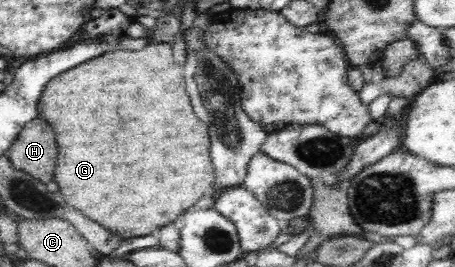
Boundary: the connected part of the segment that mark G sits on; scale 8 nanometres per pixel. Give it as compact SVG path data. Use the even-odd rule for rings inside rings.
M152 42L140 51L116 49L114 52L108 51L90 59L90 61L80 63L80 65L57 75L46 84L37 108L39 109L39 116L45 119L56 133L60 155L58 155L58 167L55 168L54 181L60 187L59 193L70 206L80 210L83 215L86 215L86 218L106 227L106 230L110 231L111 234L120 235L124 239L151 235L152 231L174 222L178 216L187 211L188 207L194 207L206 193L212 191L212 184L215 181L215 168L210 159L208 127L194 115L194 111L190 107L190 97L188 97L188 91L186 91L186 79L182 77L182 67L172 57L172 45L169 43ZM196 161L198 161L198 171L168 171L168 169L176 169L176 165L180 165L184 169L196 169Z

